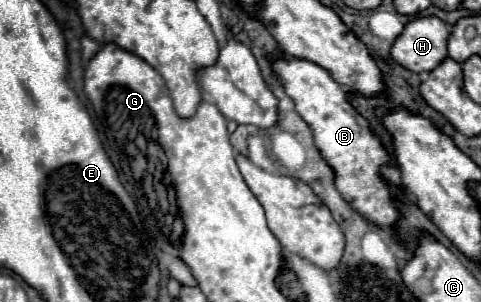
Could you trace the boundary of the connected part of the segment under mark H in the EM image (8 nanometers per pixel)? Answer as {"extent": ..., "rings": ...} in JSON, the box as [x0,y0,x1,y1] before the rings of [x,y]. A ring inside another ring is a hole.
{"extent":[392,17,450,73],"rings":[[[418,17],[392,45],[392,57],[414,73],[428,73],[446,57],[450,29],[438,17]]]}

